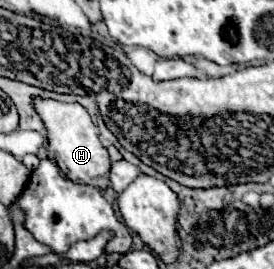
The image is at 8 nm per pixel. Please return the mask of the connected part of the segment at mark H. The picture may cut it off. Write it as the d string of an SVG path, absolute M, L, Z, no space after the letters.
M35 96L33 108L39 114L47 134L49 134L49 152L55 156L55 162L61 166L61 172L77 184L93 184L95 188L109 186L109 154L99 142L97 126L93 124L87 110L77 102L59 102Z

